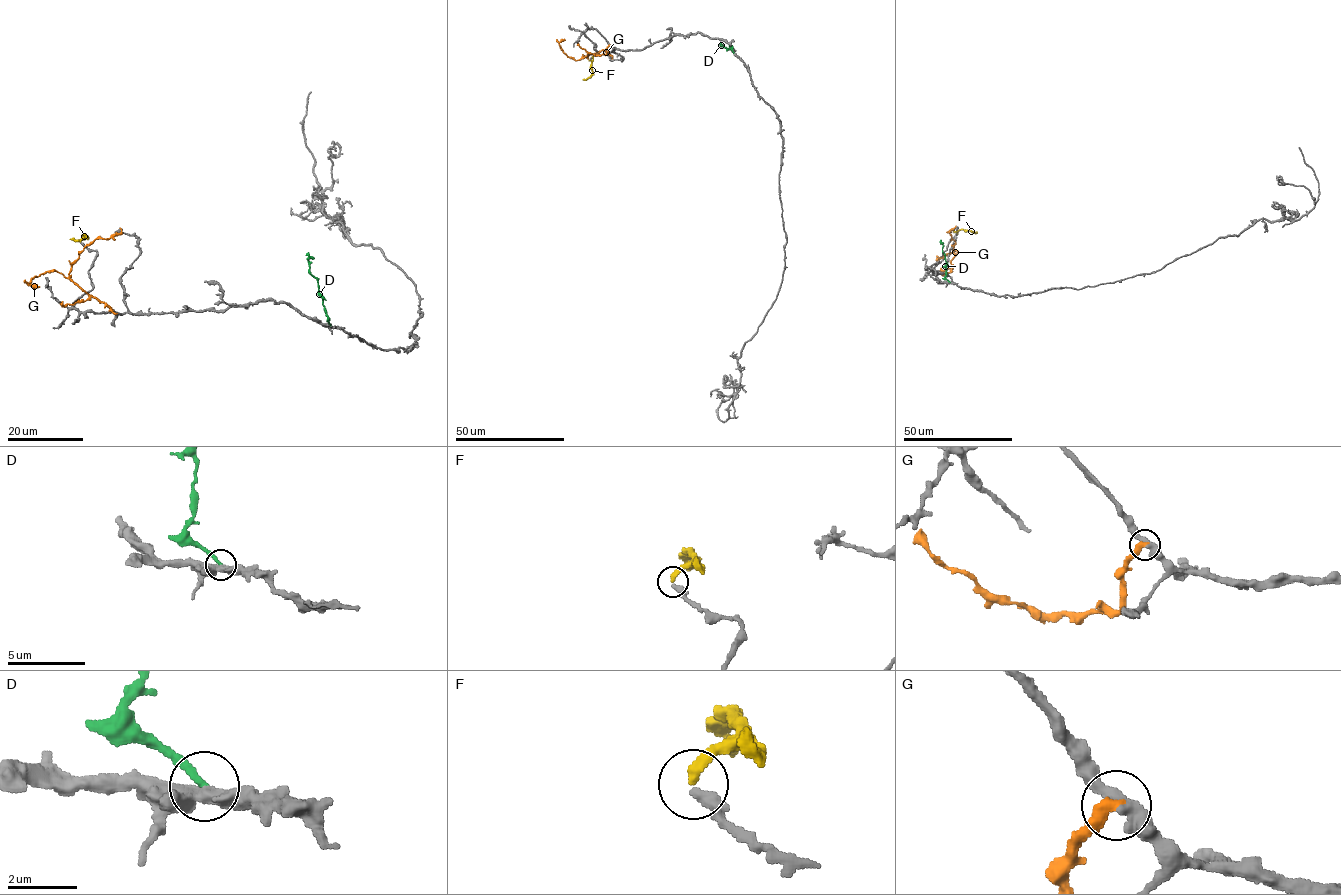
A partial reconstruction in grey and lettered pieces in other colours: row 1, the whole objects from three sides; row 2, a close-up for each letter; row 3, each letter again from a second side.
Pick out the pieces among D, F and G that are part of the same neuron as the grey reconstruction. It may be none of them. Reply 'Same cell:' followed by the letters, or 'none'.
Same cell: F

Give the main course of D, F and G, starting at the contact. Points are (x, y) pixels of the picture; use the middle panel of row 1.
D: (733, 52), (732, 48), (727, 49), (720, 43)
F: (589, 60), (592, 74), (583, 80)
G: (609, 45), (605, 54), (582, 57), (588, 58), (604, 50), (611, 58)

